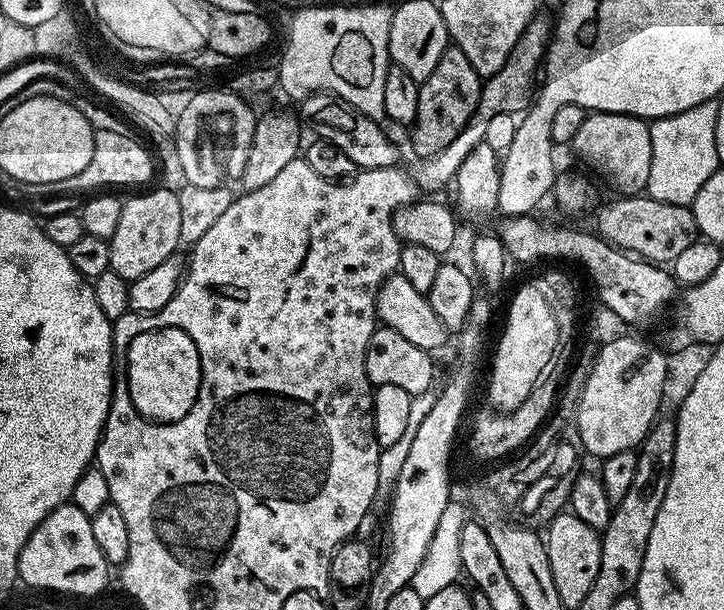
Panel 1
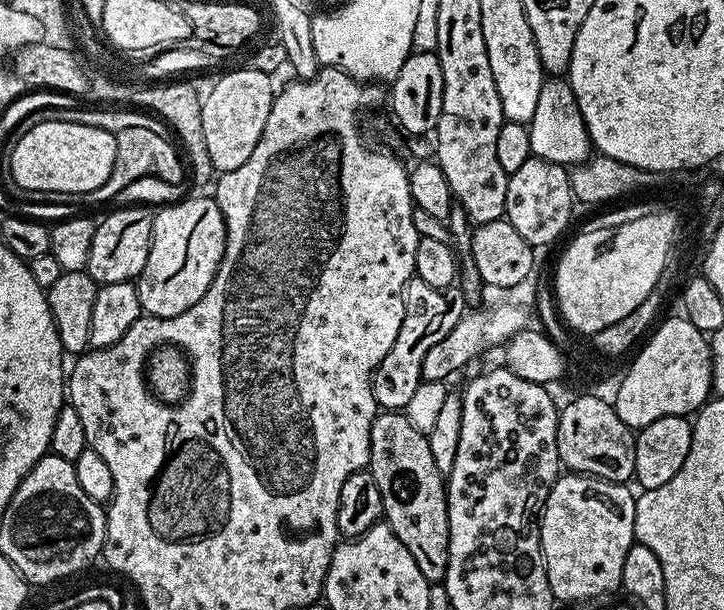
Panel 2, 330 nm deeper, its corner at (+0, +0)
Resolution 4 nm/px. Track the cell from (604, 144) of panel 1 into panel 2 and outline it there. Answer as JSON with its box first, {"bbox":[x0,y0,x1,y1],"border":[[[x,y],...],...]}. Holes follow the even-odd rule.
{"bbox":[528,74,593,166],"border":[[[560,74],[547,77],[538,98],[538,110],[534,110],[532,123],[528,125],[530,150],[539,160],[549,160],[555,164],[575,166],[589,159],[593,151],[592,140],[588,137],[586,122],[576,105],[576,95],[572,85]]]}

